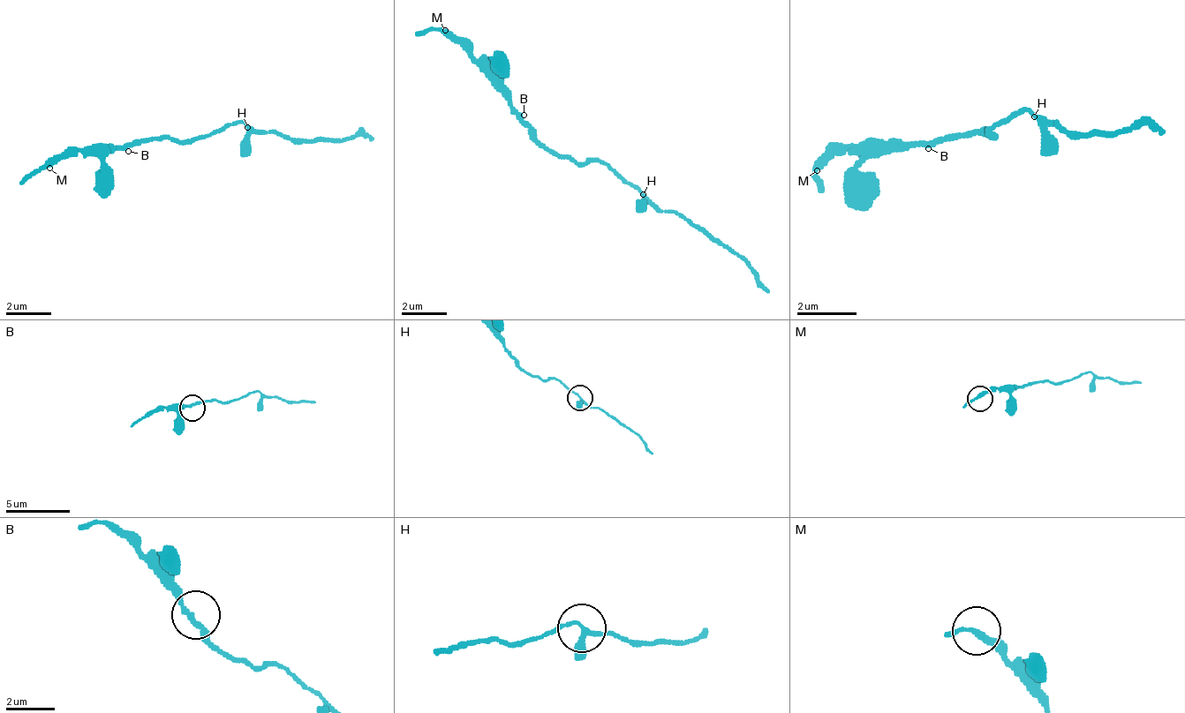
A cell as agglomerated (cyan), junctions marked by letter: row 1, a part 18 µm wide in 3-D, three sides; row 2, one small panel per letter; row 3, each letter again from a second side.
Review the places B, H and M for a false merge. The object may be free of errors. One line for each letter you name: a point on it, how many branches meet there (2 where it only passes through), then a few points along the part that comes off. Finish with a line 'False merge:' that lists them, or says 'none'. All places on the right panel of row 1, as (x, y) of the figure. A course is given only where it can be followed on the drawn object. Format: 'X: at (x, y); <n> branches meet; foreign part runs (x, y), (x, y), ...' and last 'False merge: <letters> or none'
False merge: none

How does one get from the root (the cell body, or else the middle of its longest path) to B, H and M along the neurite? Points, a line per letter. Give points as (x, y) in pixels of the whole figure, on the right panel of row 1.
B: (988, 133), (965, 133), (958, 140), (936, 140), (928, 148)
H: (988, 133), (1002, 118), (1010, 118), (1017, 111), (1025, 111), (1032, 118)
M: (988, 133), (965, 133), (958, 140), (854, 140), (847, 148), (839, 148), (817, 170)

